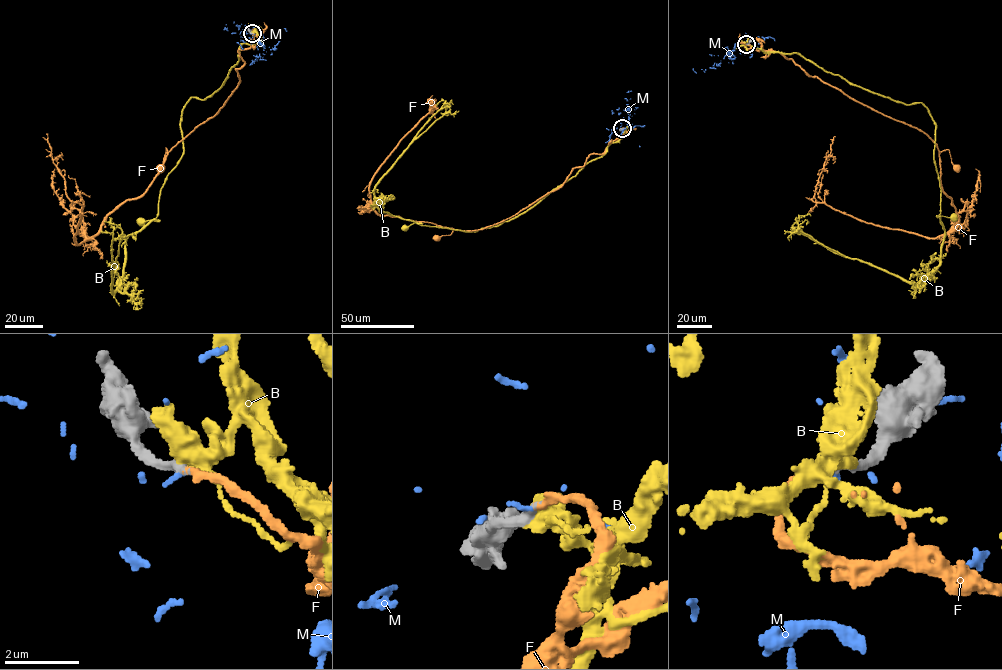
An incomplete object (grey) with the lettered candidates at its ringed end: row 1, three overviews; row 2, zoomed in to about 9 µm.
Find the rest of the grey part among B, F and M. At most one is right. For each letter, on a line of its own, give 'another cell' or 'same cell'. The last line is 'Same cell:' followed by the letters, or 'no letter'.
B: another cell
F: same cell
M: another cell
Same cell: F

